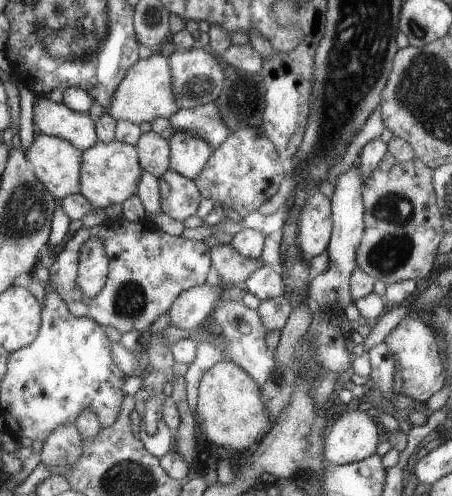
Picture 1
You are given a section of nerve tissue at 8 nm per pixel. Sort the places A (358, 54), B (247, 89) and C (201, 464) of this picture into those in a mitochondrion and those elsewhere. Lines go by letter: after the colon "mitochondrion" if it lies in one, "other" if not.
A: mitochondrion
B: other
C: other

